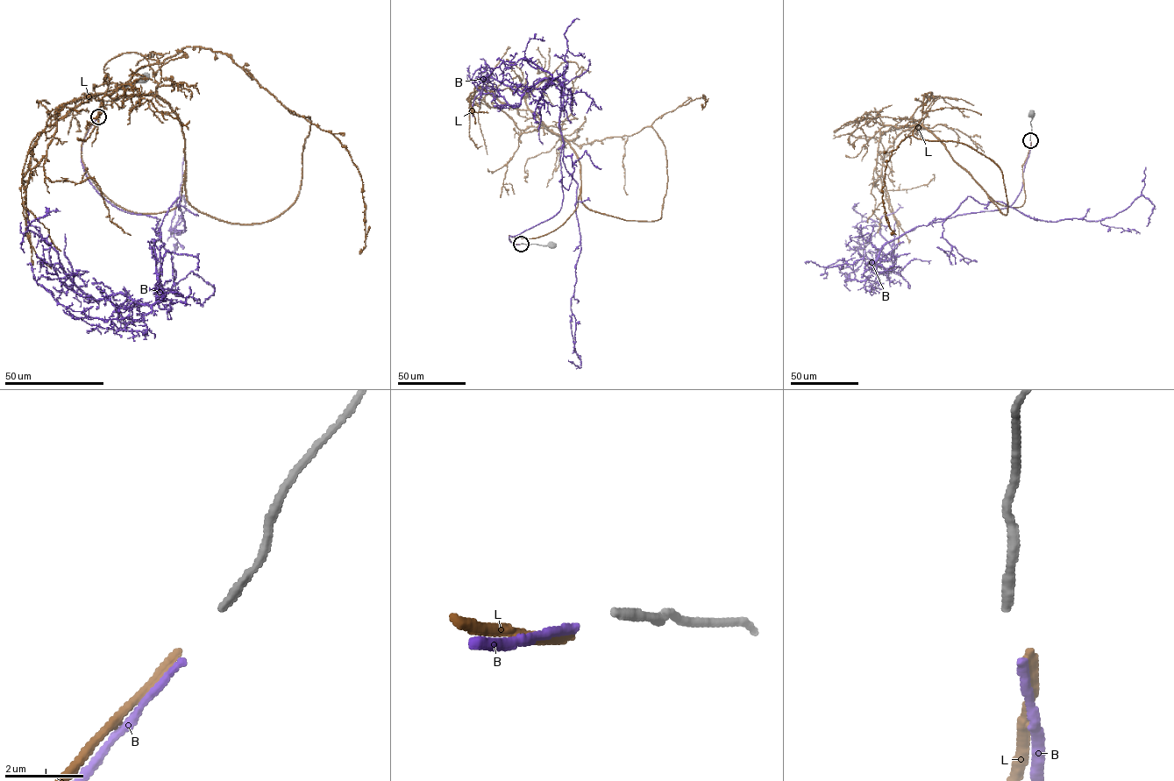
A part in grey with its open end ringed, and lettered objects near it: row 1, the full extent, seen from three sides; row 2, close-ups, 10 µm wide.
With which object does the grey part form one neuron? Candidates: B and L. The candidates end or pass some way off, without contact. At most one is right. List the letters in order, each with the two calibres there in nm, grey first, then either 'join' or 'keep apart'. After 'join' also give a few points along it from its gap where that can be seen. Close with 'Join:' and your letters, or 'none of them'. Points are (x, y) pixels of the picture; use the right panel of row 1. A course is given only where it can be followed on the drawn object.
B: 240 nm thick on the grey side, 180 nm on the other; keep apart
L: 240 nm thick on the grey side, 200 nm on the other; keep apart
Join: none of them

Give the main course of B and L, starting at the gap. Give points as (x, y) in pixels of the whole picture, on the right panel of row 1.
B: (1030, 142), (1011, 205), (928, 223), (970, 196), (1052, 221), (1101, 220), (1142, 195), (1155, 206), (1146, 226)
L: (1031, 142), (1021, 207), (979, 185), (1003, 214), (1003, 175), (989, 158), (907, 136), (881, 188), (890, 234)

